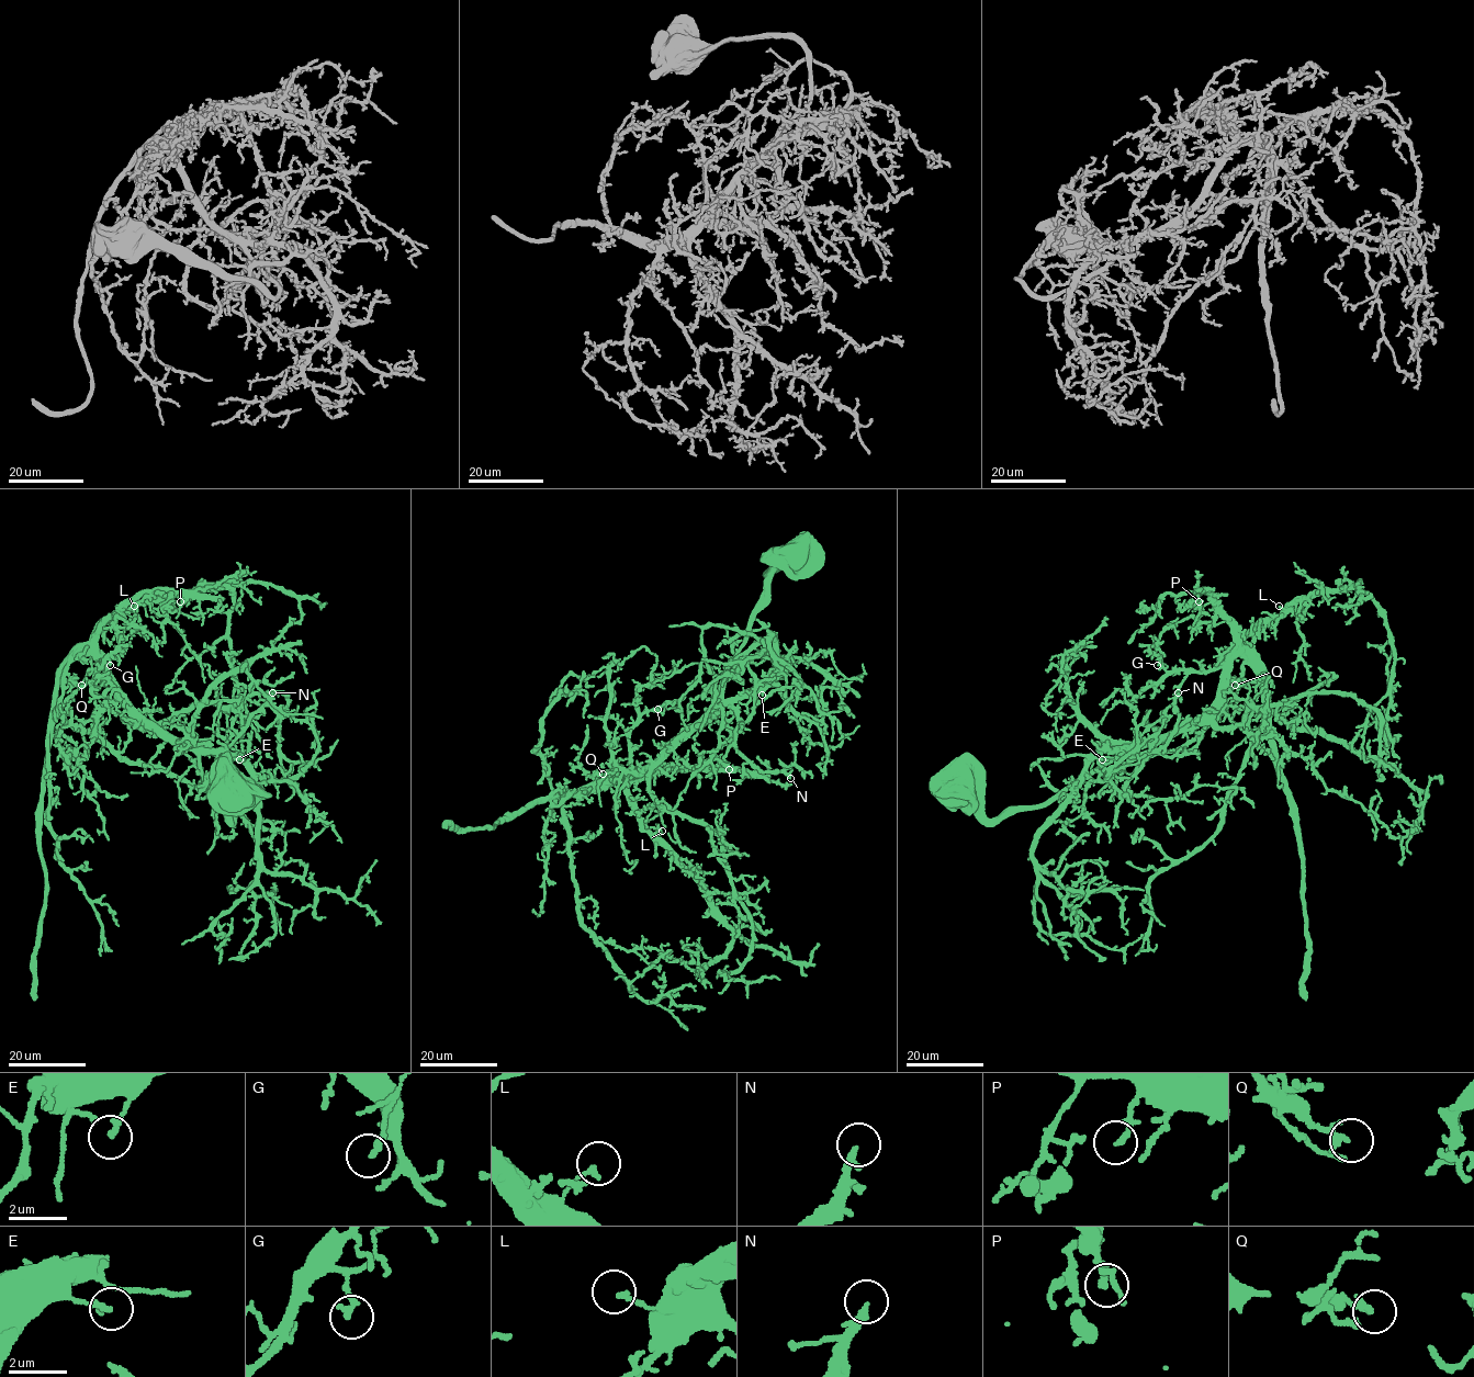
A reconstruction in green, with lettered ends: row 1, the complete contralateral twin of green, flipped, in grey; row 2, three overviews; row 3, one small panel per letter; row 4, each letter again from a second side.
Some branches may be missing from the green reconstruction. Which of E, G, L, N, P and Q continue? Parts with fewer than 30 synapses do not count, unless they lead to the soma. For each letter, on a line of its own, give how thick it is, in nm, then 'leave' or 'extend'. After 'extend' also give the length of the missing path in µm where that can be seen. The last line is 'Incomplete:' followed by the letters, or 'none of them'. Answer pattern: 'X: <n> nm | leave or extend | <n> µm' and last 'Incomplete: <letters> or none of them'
E: 180 nm | leave
G: 220 nm | leave
L: 170 nm | leave
N: 240 nm | extend | 15 µm
P: 200 nm | leave
Q: 200 nm | leave
Incomplete: N

